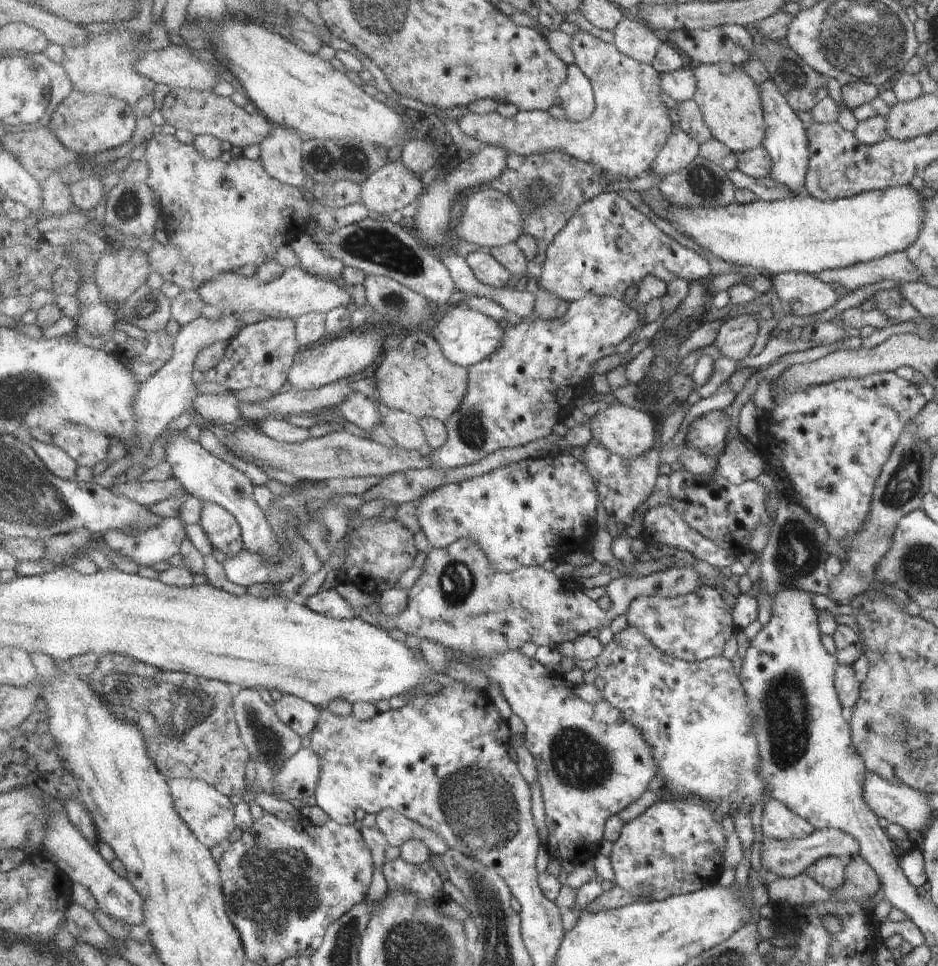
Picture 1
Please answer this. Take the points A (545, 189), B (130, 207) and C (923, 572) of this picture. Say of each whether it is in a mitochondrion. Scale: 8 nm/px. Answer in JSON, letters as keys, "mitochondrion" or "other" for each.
{"A":"mitochondrion","B":"mitochondrion","C":"mitochondrion"}

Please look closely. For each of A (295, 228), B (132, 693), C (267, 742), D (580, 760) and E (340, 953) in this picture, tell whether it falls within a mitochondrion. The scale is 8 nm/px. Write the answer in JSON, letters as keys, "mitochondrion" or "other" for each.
{"A":"other","B":"mitochondrion","C":"mitochondrion","D":"mitochondrion","E":"mitochondrion"}

